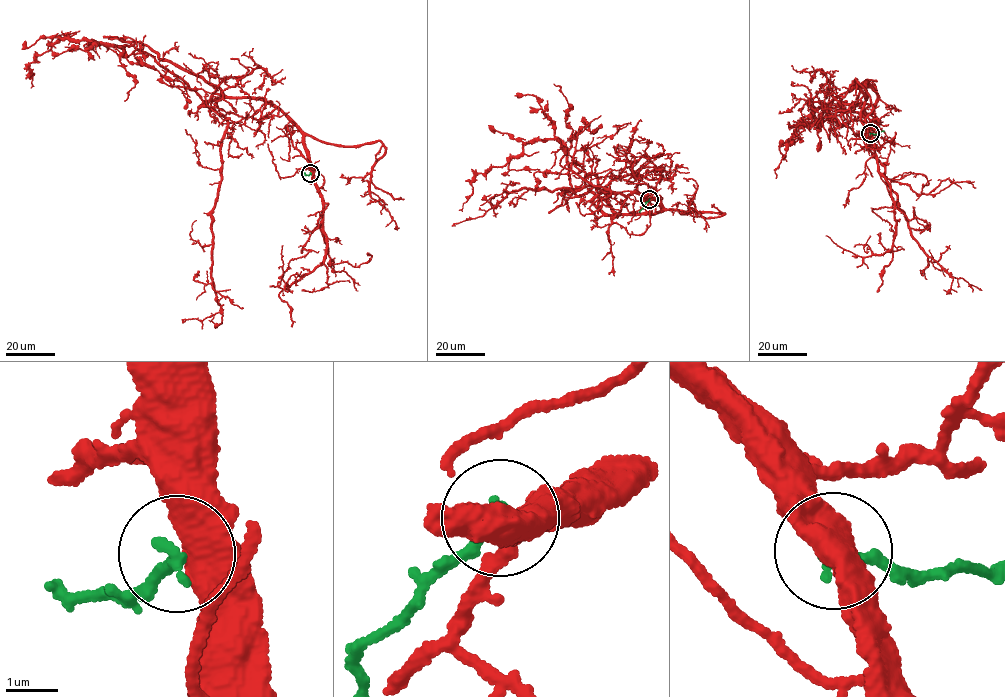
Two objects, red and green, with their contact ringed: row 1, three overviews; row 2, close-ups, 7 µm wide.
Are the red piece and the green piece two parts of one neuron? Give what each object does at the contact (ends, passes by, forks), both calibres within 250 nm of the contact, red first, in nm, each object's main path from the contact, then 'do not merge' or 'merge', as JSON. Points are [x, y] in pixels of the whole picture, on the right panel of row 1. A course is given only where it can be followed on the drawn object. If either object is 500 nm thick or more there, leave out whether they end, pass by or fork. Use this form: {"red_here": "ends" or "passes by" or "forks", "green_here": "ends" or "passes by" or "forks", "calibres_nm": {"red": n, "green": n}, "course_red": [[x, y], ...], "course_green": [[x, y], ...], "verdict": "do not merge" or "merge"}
{"calibres_nm": {"red": 600, "green": 280}, "course_red": [[871, 133], [862, 122], [866, 83], [876, 89], [851, 89], [854, 81], [811, 115], [878, 147], [910, 148]], "course_green": [[870, 133], [884, 131]], "verdict": "do not merge"}

